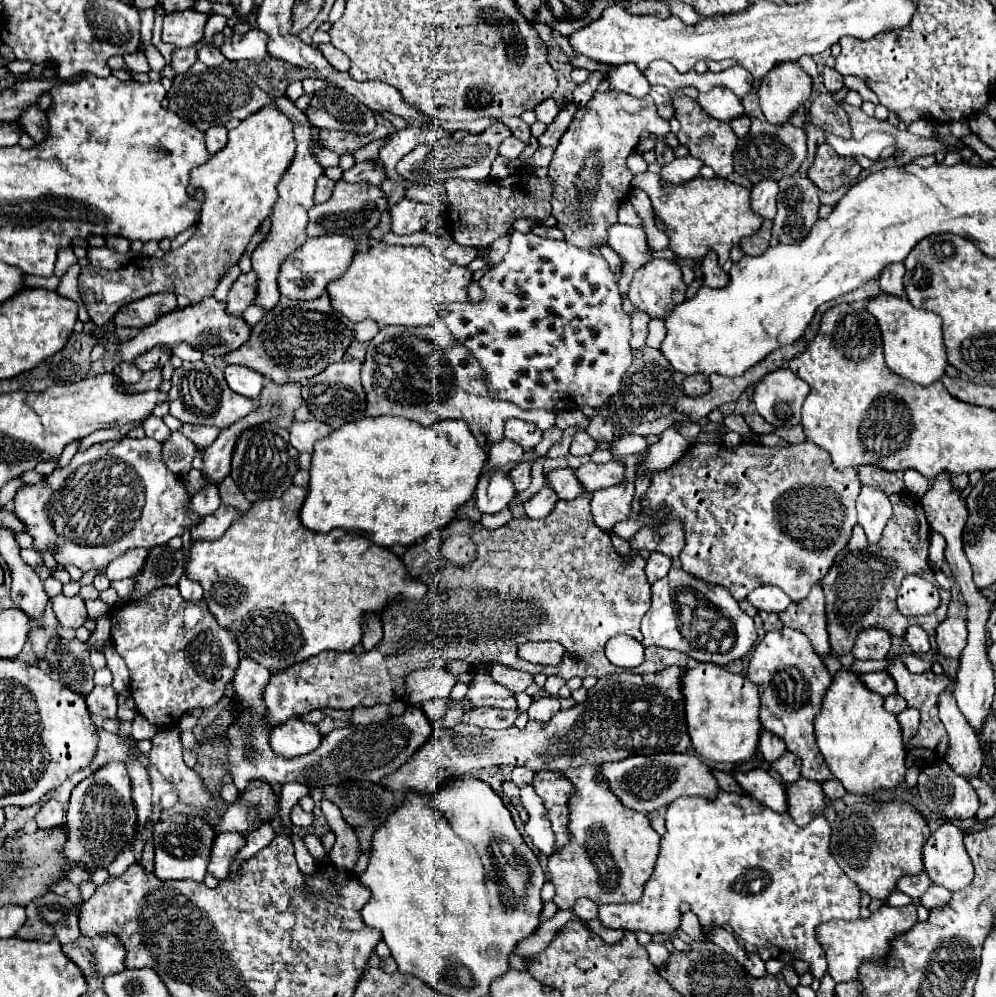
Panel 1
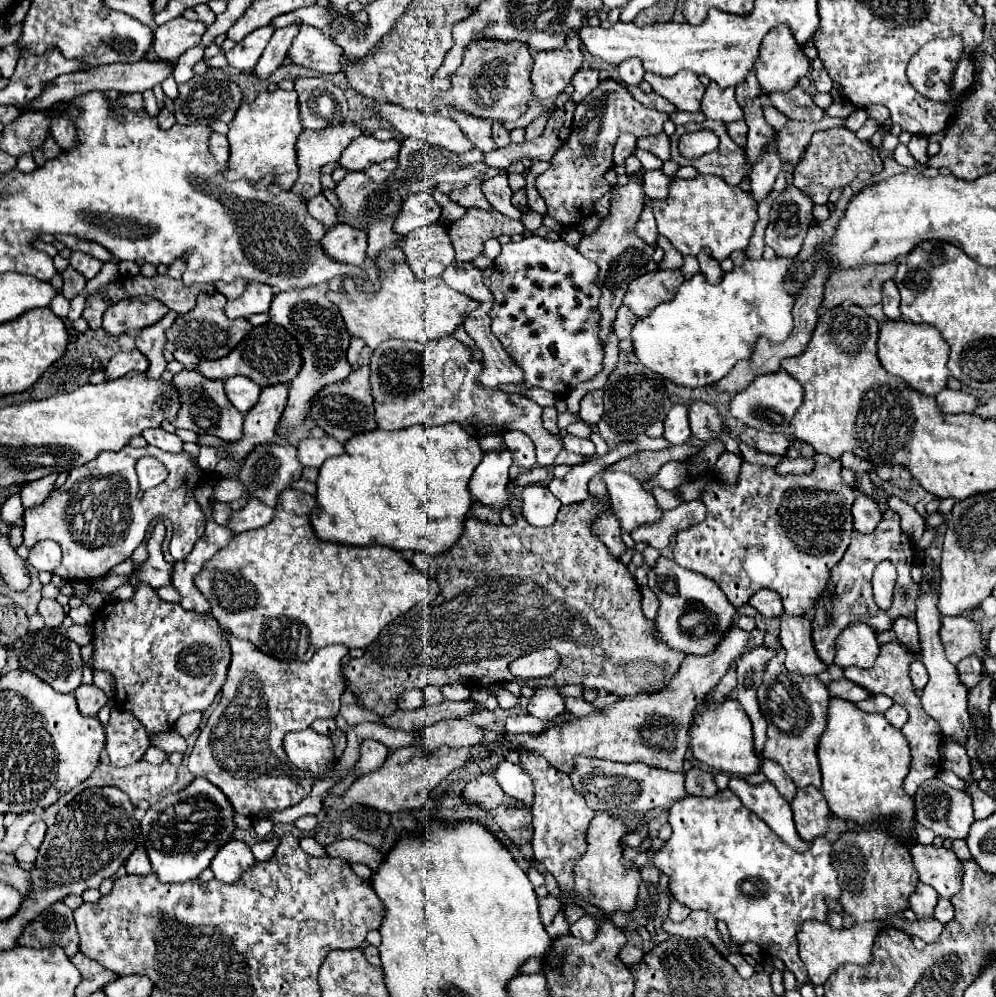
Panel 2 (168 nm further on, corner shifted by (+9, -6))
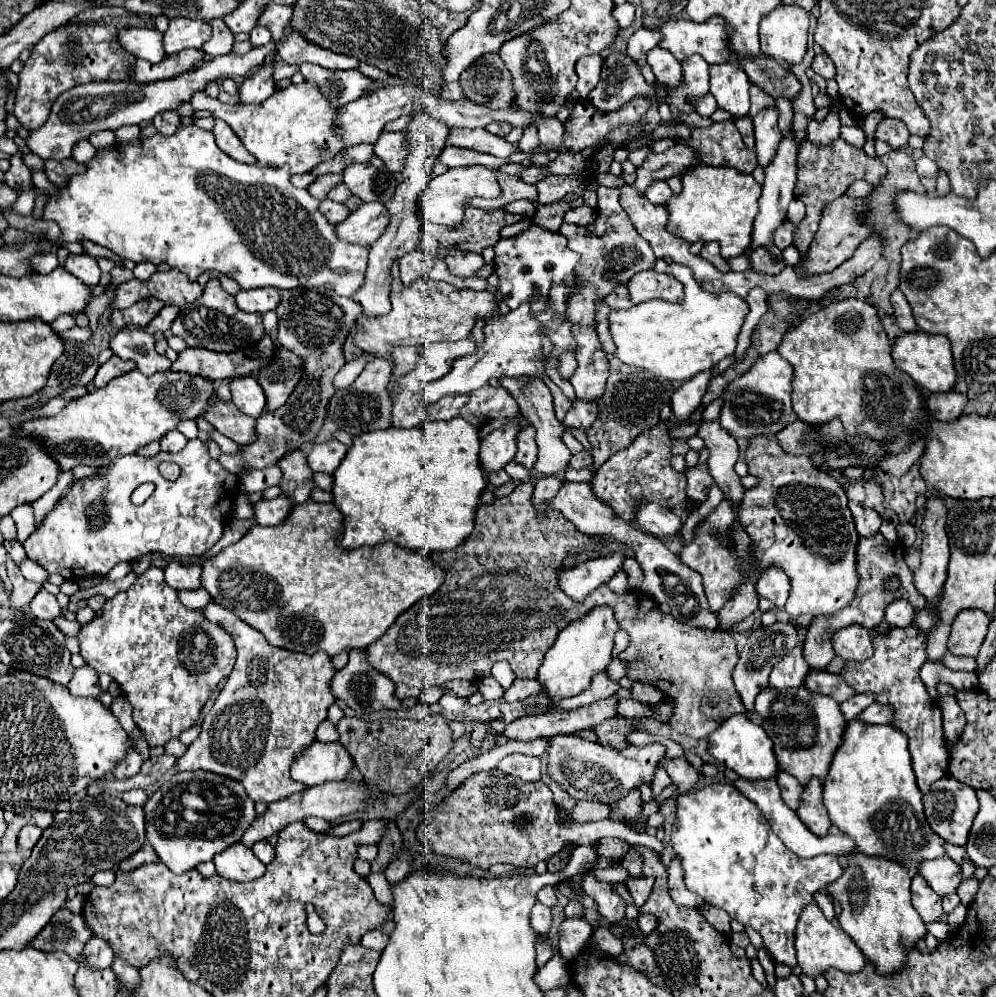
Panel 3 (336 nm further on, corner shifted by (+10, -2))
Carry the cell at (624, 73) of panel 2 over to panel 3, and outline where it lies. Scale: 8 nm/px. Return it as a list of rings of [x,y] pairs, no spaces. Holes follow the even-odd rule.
[[[642,26],[628,40],[628,56],[632,56],[636,62],[642,62],[644,56],[646,56],[646,52],[652,50],[654,46],[658,46],[660,40],[662,40],[660,32]]]

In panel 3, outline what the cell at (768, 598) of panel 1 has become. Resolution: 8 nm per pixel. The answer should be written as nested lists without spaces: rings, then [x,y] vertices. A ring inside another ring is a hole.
[[[768,566],[760,578],[760,596],[782,608],[790,596],[790,578],[780,566]]]

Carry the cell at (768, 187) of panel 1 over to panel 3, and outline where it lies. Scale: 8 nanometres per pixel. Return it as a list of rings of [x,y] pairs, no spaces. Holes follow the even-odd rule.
[[[768,106],[754,116],[754,132],[756,132],[756,154],[758,164],[768,166],[772,162],[772,154],[780,144],[780,130],[778,130],[778,108]]]

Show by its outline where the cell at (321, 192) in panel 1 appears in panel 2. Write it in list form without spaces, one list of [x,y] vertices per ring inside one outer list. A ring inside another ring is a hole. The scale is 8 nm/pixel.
[[[317,194],[315,198],[311,198],[307,202],[307,210],[315,220],[323,222],[327,228],[331,228],[337,222],[335,220],[335,208],[329,204],[329,200],[323,194]]]

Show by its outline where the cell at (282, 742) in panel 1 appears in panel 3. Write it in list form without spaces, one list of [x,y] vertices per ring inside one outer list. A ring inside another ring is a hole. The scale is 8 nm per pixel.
[[[316,740],[312,742],[312,748],[308,748],[296,764],[292,764],[292,778],[302,782],[306,788],[312,788],[332,780],[346,780],[352,766],[354,760],[340,742],[324,744]]]

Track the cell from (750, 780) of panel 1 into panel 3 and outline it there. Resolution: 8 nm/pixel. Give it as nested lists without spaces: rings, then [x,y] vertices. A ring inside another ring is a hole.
[[[736,780],[734,782],[734,786],[748,798],[748,800],[752,800],[760,810],[762,810],[762,814],[766,816],[766,820],[772,824],[772,830],[780,836],[780,840],[794,852],[794,854],[798,854],[798,856],[802,856],[802,858],[814,858],[814,856],[820,856],[820,854],[836,854],[836,856],[848,856],[848,854],[854,854],[856,852],[856,844],[848,838],[848,836],[844,836],[844,834],[838,834],[838,836],[832,836],[832,834],[828,834],[828,836],[824,836],[824,838],[820,838],[820,836],[816,836],[816,834],[812,834],[804,824],[802,824],[802,820],[798,818],[798,814],[796,812],[792,812],[786,804],[784,804],[784,800],[780,798],[780,788],[778,788],[778,784],[776,784],[776,780],[756,780],[756,782],[752,782],[752,780]]]

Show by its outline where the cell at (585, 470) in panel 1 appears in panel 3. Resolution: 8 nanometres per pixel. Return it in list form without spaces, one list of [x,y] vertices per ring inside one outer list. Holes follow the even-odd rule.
[[[642,504],[640,512],[636,512],[636,522],[652,536],[676,536],[682,528],[682,520],[660,504]]]

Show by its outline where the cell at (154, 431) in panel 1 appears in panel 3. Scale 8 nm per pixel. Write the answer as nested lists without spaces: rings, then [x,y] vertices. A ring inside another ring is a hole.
[[[172,430],[168,436],[164,436],[164,440],[160,440],[160,446],[164,452],[180,452],[186,446],[186,436],[180,434],[178,430]]]

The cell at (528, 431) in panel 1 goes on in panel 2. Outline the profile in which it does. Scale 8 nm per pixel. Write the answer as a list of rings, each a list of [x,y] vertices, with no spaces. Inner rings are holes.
[[[505,432],[505,444],[509,448],[509,452],[513,454],[513,462],[521,468],[521,470],[531,470],[535,466],[535,444],[531,442],[529,436],[525,436],[523,432]]]

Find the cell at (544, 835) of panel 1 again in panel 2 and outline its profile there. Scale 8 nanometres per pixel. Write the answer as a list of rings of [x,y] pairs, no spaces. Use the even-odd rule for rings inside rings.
[[[503,762],[503,764],[499,764],[495,778],[497,778],[499,786],[505,790],[505,794],[523,802],[523,806],[527,810],[533,810],[533,784],[531,784],[529,776],[525,776],[521,766]]]

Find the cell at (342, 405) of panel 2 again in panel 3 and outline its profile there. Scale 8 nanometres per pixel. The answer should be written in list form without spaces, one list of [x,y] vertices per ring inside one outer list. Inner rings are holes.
[[[372,358],[362,374],[354,380],[354,384],[350,384],[344,390],[336,390],[336,394],[330,400],[328,412],[330,418],[334,422],[338,422],[338,426],[346,432],[350,432],[352,436],[360,436],[364,432],[372,432],[372,430],[380,430],[380,428],[388,428],[390,416],[392,416],[392,398],[390,398],[390,390],[388,390],[388,382],[392,376],[392,360],[388,358]]]

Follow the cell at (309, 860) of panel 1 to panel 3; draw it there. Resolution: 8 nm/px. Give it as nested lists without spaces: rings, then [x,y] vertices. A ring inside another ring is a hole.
[[[264,840],[262,844],[256,844],[254,848],[252,848],[252,852],[264,862],[264,864],[270,864],[272,860],[274,860],[274,848]]]

